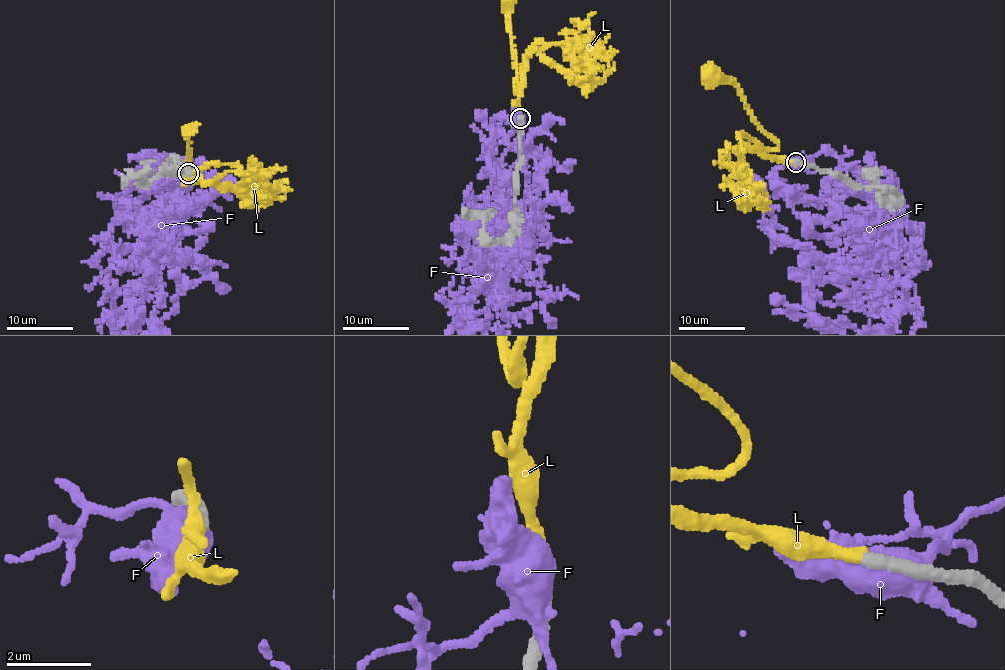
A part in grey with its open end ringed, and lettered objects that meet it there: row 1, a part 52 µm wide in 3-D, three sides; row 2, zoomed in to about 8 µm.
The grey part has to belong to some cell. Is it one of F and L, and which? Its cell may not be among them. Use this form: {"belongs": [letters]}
{"belongs": ["L"]}

